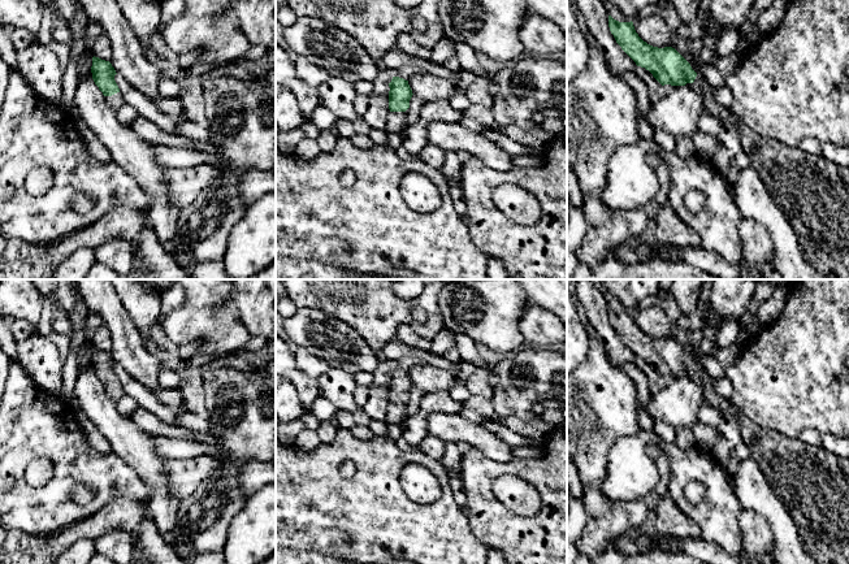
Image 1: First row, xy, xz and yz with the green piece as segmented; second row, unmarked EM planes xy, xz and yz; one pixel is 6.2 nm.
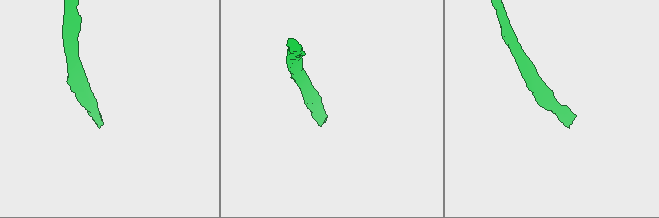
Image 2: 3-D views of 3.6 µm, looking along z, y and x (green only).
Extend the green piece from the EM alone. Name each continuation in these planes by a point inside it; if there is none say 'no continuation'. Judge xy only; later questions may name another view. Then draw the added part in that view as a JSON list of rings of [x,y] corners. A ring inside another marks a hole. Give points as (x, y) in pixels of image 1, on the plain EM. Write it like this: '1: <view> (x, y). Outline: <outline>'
1: xy (115, 393). Outline: [[[117,383],[112,387],[105,387],[105,392],[108,394],[108,396],[113,400],[113,402],[118,402],[122,395],[125,394],[124,392],[124,387],[121,386],[121,383]]]

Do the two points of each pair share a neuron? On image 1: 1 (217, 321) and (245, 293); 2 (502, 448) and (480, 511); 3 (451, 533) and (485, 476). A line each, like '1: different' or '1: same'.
1: different
2: different
3: different

